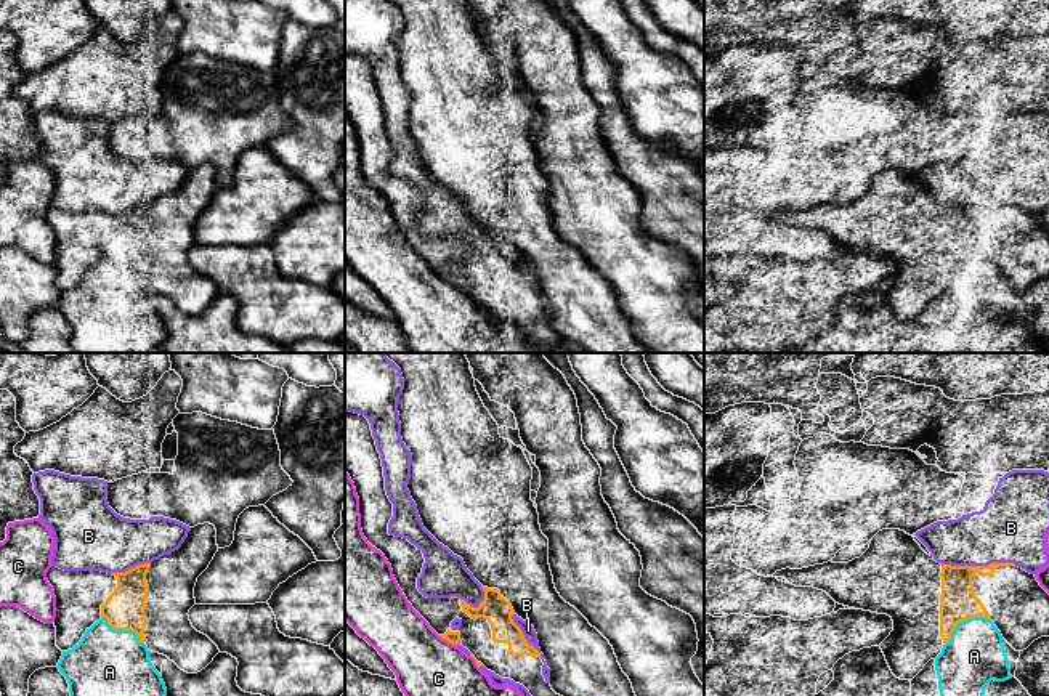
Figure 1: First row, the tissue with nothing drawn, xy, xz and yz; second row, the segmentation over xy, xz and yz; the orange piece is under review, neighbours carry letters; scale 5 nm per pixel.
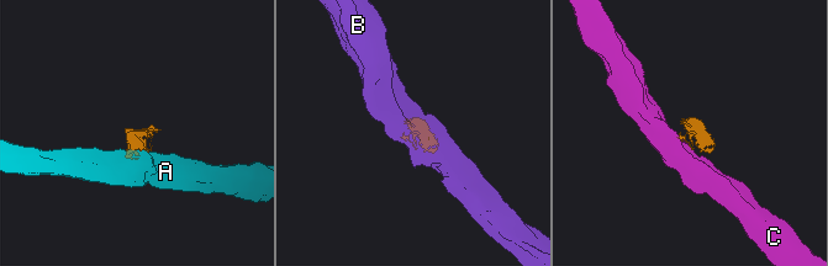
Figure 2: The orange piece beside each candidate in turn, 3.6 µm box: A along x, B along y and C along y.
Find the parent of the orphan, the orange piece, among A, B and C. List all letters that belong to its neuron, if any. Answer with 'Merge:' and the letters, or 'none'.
Merge: none

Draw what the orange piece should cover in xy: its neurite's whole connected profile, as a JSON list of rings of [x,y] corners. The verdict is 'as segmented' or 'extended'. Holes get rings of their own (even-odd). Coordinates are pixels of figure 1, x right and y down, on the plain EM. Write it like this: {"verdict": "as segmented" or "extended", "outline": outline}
{"verdict": "extended", "outline": [[[197,165],[191,168],[178,191],[125,213],[112,213],[117,228],[101,245],[101,258],[107,260],[111,269],[135,273],[149,292],[167,297],[188,314],[200,313],[220,293],[207,276],[192,268],[188,257],[196,245],[194,228],[197,218],[209,208],[218,192],[215,176],[213,165]]]}

